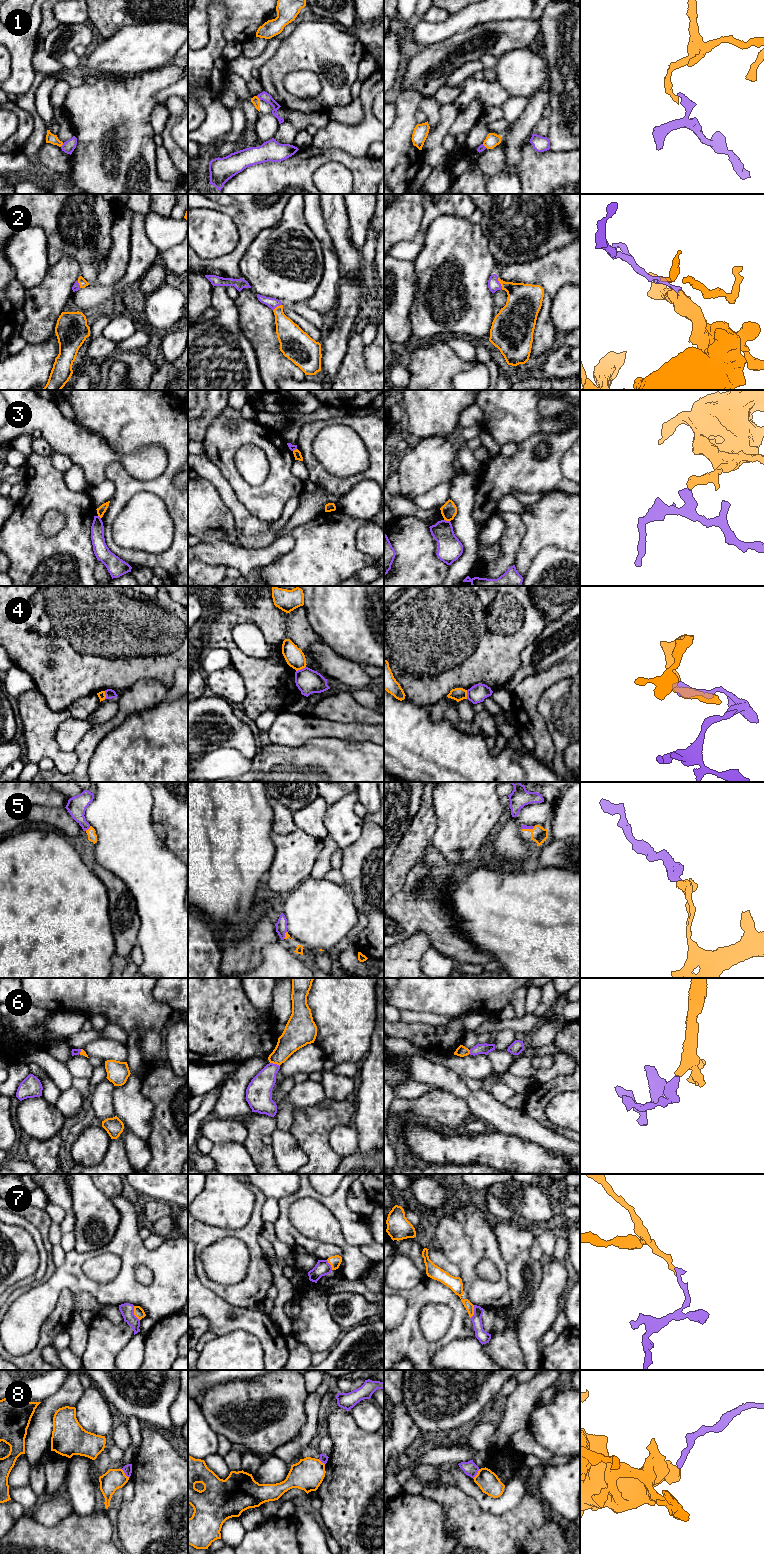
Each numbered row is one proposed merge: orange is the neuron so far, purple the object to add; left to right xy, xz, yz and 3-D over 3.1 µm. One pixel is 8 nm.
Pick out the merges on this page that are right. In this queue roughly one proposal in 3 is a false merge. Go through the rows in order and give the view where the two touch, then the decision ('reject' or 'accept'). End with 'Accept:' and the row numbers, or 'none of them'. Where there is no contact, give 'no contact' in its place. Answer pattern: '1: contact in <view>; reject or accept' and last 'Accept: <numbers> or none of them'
1: contact in xy; reject
2: contact in yz; accept
3: contact in yz; reject
4: contact in xz; reject
5: contact in xy; accept
6: contact in xz; accept
7: contact in xy; reject
8: contact in xy; reject
Accept: 2, 5, 6

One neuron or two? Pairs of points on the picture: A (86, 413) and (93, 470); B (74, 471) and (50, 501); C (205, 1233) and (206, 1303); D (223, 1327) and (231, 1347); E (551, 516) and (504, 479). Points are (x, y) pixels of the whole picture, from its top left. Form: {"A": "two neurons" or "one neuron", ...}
{"A": "two neurons", "B": "two neurons", "C": "two neurons", "D": "two neurons", "E": "two neurons"}

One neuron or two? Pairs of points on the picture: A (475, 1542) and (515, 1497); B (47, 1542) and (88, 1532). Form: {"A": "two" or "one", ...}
{"A": "two", "B": "one"}

